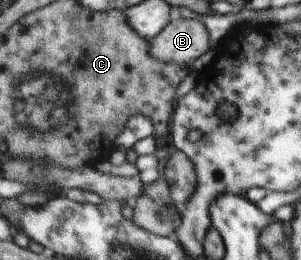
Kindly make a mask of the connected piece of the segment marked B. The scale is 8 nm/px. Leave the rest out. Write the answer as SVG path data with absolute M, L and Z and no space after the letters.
M198 18L172 21L149 41L149 53L165 63L185 66L210 51L210 32Z

